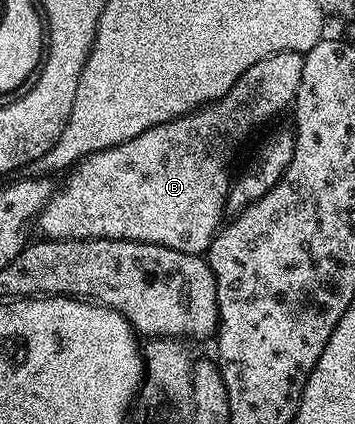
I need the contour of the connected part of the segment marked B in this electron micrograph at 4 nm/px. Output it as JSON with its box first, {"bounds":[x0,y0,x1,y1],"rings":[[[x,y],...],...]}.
{"bounds":[38,53,303,254],"rings":[[[303,53],[270,55],[241,75],[225,97],[178,119],[158,123],[158,127],[150,127],[150,131],[142,131],[142,135],[126,143],[81,158],[67,170],[64,190],[53,192],[38,214],[38,229],[40,225],[44,232],[41,234],[50,241],[141,241],[183,253],[207,254],[226,217],[232,148],[246,140],[255,125],[266,124],[295,102],[298,83],[302,83],[303,62]]]}

